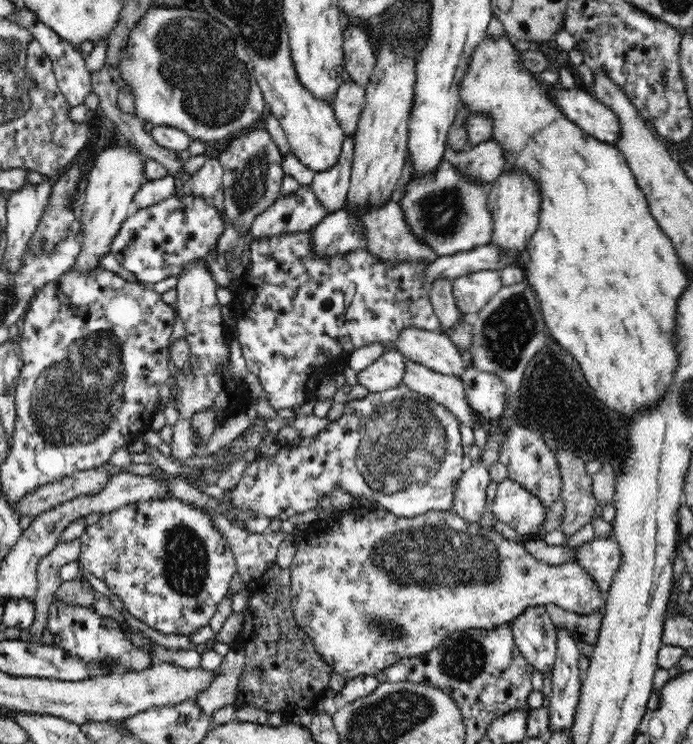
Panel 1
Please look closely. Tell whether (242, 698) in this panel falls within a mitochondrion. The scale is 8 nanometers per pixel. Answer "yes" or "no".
no

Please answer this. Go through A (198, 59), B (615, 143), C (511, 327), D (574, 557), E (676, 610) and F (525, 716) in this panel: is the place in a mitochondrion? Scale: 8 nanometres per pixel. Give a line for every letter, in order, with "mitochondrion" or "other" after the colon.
A: mitochondrion
B: other
C: mitochondrion
D: other
E: other
F: other

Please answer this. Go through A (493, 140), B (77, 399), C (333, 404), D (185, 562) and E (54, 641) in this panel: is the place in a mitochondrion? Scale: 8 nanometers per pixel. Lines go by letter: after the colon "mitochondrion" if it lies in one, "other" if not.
A: other
B: mitochondrion
C: other
D: mitochondrion
E: other

